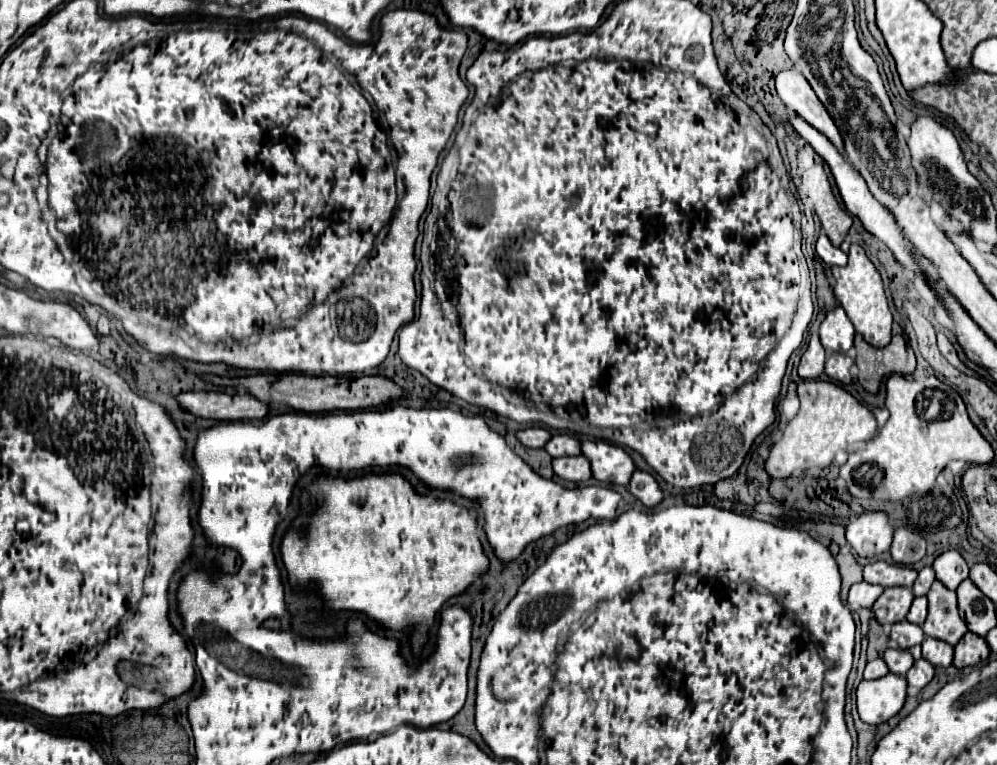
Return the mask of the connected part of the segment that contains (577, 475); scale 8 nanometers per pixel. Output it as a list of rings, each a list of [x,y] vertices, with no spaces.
[[[571,456],[571,458],[555,458],[553,470],[559,478],[567,482],[587,482],[591,480],[591,466],[585,456]]]

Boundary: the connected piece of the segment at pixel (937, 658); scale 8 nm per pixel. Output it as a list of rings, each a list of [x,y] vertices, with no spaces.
[[[925,638],[923,640],[923,658],[927,662],[931,662],[933,666],[951,666],[953,662],[953,646],[947,644],[947,642],[941,642],[941,640],[935,640],[935,638]]]

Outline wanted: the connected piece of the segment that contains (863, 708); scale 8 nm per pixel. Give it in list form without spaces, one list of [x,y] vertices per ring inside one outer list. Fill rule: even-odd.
[[[887,674],[881,680],[863,680],[857,686],[857,710],[865,724],[883,724],[905,704],[907,682],[903,676]]]

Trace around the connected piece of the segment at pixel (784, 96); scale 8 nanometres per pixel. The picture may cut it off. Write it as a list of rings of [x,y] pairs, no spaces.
[[[789,68],[777,74],[777,94],[787,106],[787,110],[805,118],[811,126],[823,132],[839,150],[843,150],[843,138],[835,122],[831,120],[825,106],[819,102],[813,88],[797,68]]]

